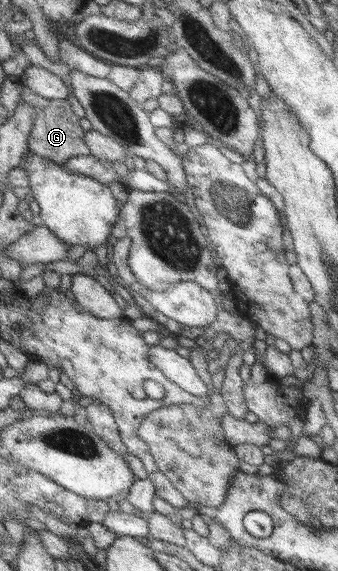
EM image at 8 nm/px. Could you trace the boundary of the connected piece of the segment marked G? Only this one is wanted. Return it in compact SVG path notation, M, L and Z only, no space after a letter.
M23 84L21 104L36 108L36 127L30 135L30 151L38 156L48 158L56 164L65 165L74 157L94 156L90 146L86 144L86 130L80 124L80 118L74 113L70 100L48 99L36 93L32 87Z

